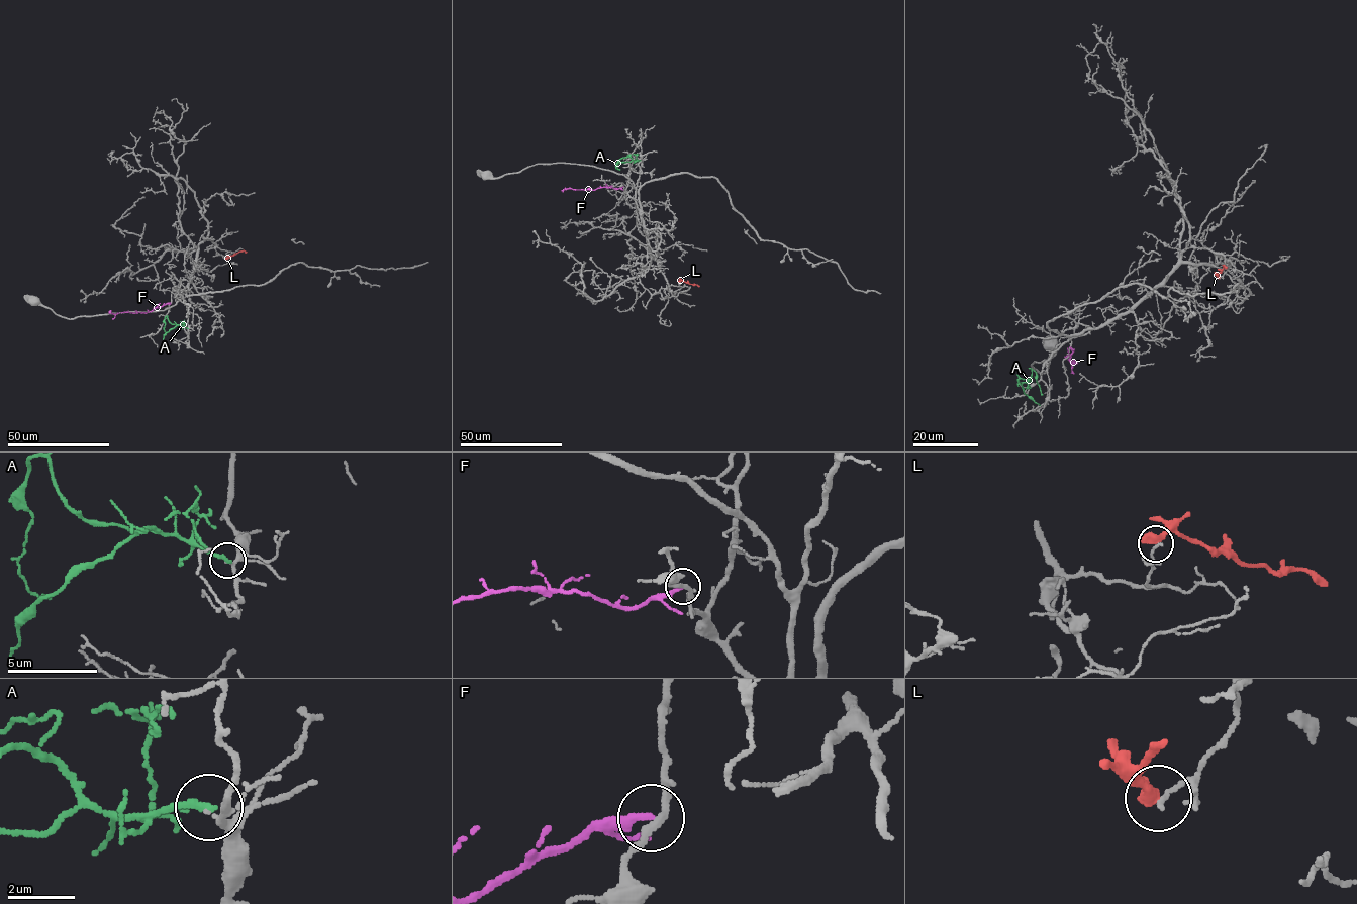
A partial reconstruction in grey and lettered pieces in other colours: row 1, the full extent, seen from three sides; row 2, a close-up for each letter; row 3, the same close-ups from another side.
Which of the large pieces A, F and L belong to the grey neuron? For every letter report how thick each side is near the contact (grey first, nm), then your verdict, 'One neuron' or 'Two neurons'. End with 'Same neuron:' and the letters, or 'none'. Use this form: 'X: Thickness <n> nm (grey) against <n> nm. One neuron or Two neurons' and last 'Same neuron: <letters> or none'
A: Thickness 170 nm (grey) against 240 nm. Two neurons
F: Thickness 200 nm (grey) against 240 nm. Two neurons
L: Thickness 140 nm (grey) against 550 nm. Two neurons
Same neuron: none

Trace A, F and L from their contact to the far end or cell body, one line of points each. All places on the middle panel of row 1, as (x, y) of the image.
A: (640, 160), (617, 164), (616, 168), (620, 170)
F: (622, 187), (561, 190)
L: (679, 282), (699, 286)

